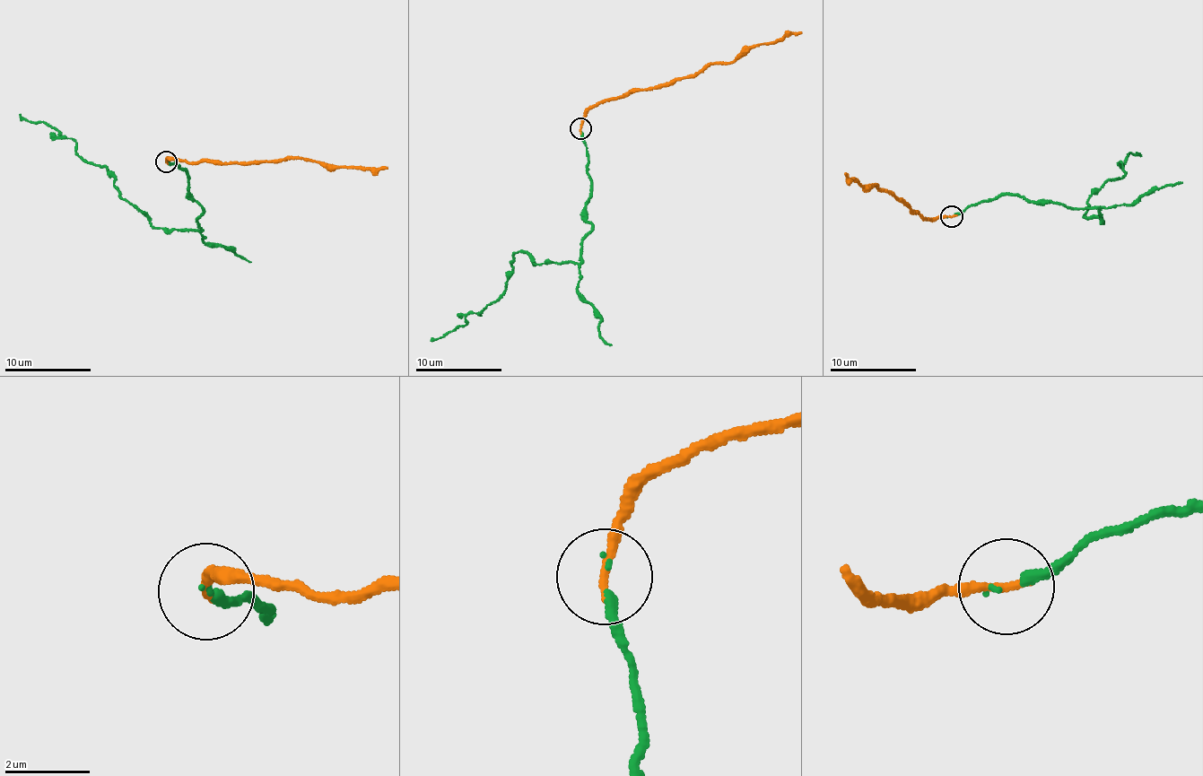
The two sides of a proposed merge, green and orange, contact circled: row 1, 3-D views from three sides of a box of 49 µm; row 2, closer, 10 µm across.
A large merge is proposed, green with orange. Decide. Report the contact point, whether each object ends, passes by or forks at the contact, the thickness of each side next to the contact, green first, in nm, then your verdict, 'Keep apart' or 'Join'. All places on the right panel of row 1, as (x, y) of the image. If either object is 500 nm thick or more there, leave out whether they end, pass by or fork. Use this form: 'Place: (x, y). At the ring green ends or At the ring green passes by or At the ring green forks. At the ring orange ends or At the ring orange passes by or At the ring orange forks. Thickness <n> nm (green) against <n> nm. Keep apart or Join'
Place: (952, 216). At the ring green ends. At the ring orange ends. Thickness 190 nm (green) against 200 nm. Join

